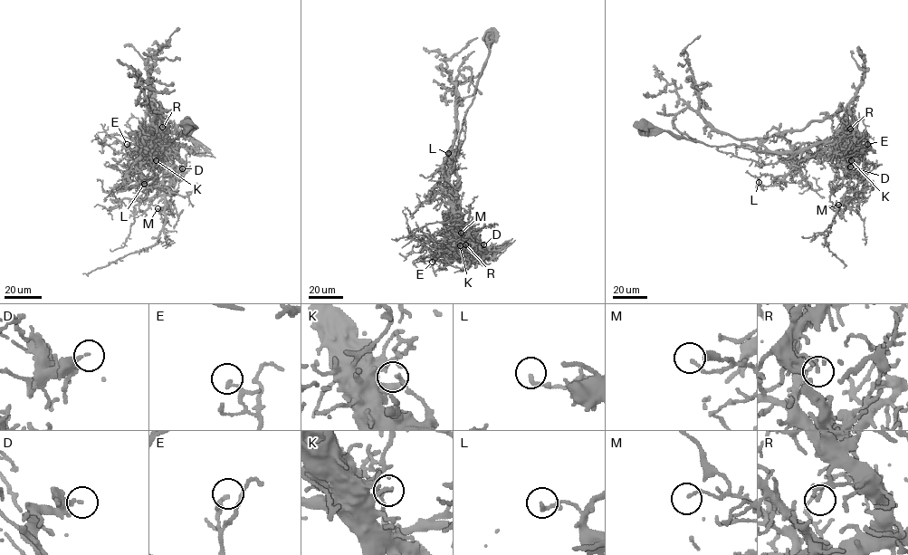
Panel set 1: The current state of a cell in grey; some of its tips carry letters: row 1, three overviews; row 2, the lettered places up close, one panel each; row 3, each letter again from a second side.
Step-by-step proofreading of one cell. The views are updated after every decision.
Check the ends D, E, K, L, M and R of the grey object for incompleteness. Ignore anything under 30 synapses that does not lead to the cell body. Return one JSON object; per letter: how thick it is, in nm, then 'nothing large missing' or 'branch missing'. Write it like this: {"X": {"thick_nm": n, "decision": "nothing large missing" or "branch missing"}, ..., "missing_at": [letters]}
{"D": {"thick_nm": 240, "decision": "nothing large missing"}, "E": {"thick_nm": 130, "decision": "nothing large missing"}, "K": {"thick_nm": 180, "decision": "nothing large missing"}, "L": {"thick_nm": 170, "decision": "nothing large missing"}, "M": {"thick_nm": 130, "decision": "nothing large missing"}, "R": {"thick_nm": 180, "decision": "nothing large missing"}, "missing_at": []}

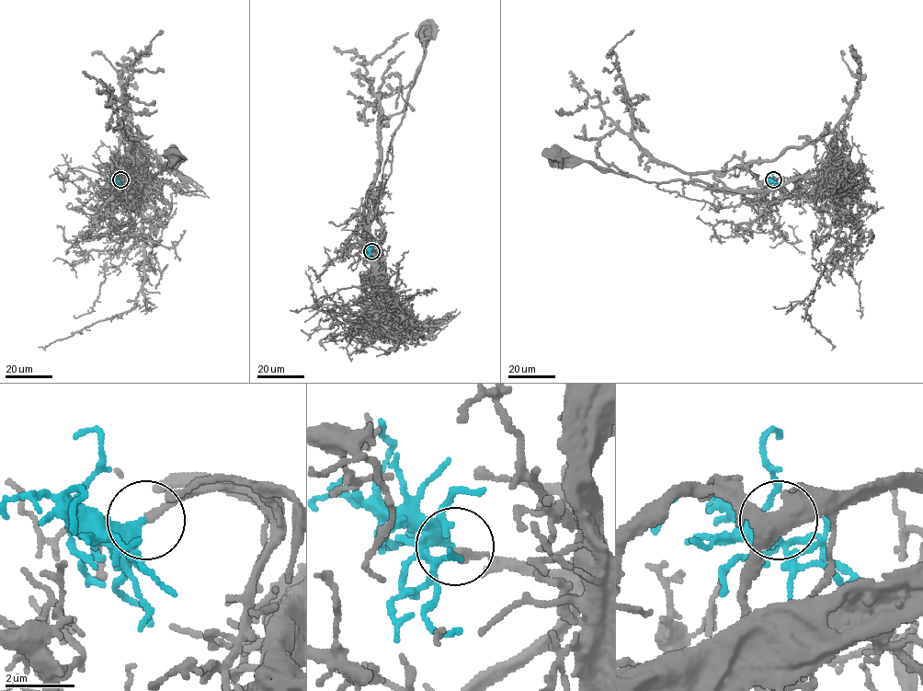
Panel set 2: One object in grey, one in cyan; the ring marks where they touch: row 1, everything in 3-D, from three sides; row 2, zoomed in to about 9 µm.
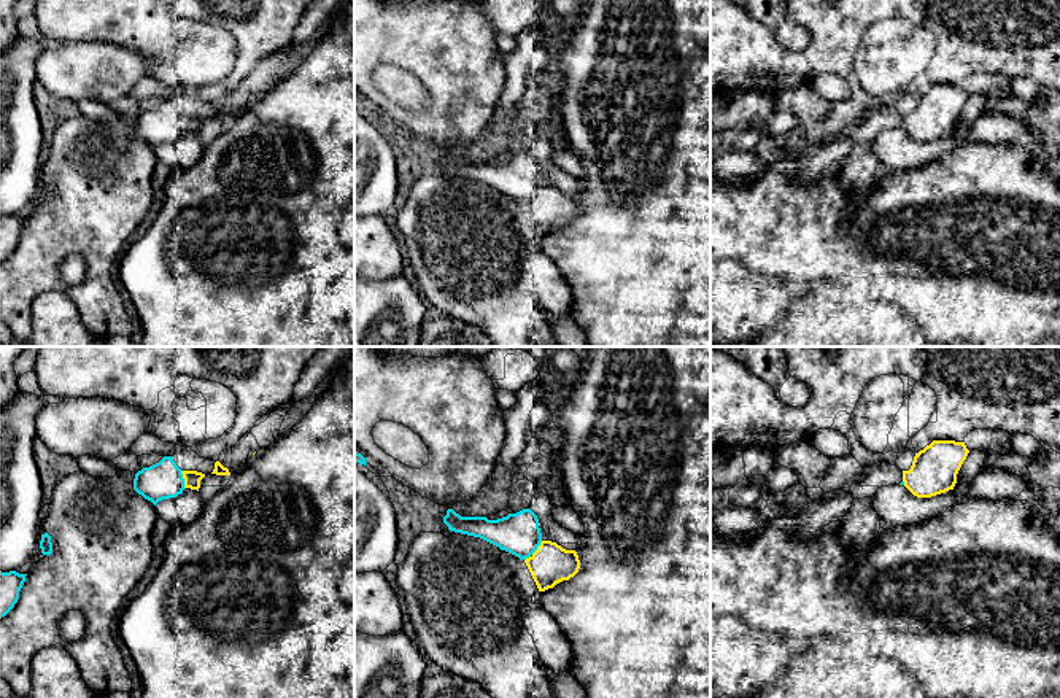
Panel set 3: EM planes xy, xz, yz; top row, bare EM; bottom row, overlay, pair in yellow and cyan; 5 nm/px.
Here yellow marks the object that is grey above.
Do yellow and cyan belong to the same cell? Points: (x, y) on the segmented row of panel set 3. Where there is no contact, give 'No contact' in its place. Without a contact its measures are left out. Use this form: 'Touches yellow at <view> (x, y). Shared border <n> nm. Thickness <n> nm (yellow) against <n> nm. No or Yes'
Touches yellow at xz (536, 550). Shared border 140 nm. Thickness 200 nm (yellow) against 220 nm. Yes

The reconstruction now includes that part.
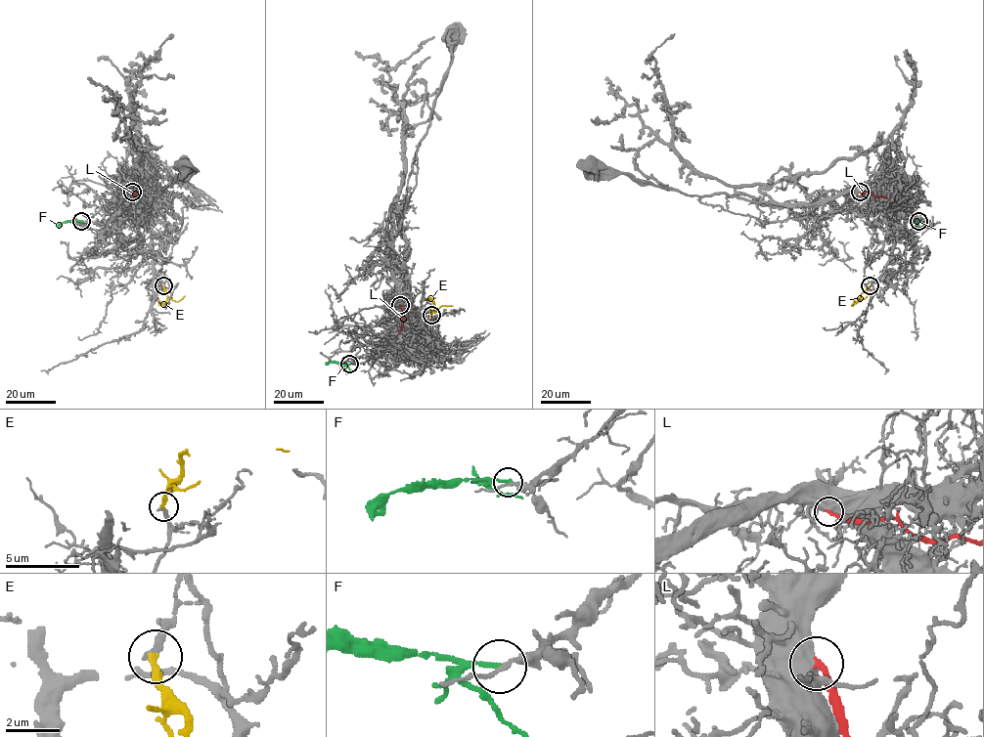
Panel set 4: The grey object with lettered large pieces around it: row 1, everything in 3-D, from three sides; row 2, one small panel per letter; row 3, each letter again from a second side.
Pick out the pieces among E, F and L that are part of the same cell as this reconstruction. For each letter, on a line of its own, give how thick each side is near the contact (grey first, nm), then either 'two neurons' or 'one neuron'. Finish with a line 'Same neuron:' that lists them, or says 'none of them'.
E: 240/240 nm | one neuron
F: 190/190 nm | two neurons
L: 800/240 nm | two neurons
Same neuron: E

